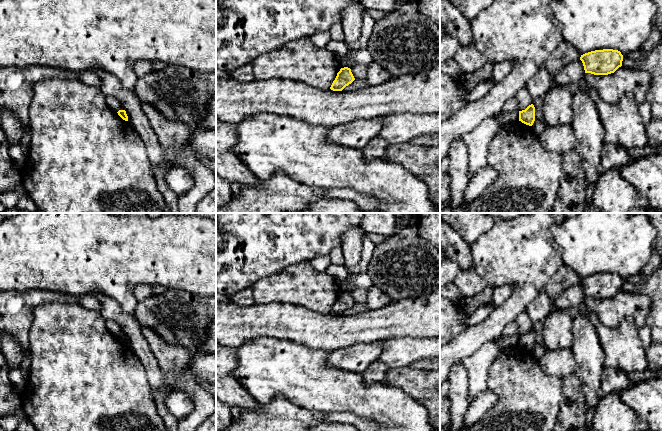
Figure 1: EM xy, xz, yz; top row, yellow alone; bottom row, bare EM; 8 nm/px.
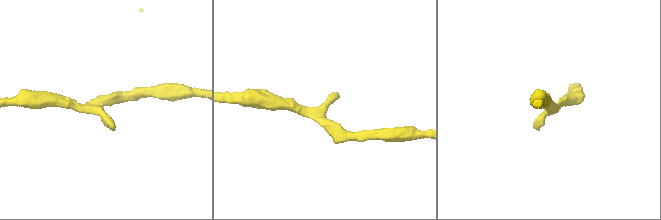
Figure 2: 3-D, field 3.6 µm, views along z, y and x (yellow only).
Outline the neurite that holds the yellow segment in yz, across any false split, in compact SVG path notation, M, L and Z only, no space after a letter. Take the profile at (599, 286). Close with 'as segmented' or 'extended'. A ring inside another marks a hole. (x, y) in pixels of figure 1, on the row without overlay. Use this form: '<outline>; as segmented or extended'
M595 274L581 279L585 297L608 299L622 290L623 279L618 274Z; as segmented

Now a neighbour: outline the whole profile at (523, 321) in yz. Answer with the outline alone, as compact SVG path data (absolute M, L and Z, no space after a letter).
M524 311L518 315L518 317L516 319L516 323L518 326L518 335L525 334L533 326L526 311Z

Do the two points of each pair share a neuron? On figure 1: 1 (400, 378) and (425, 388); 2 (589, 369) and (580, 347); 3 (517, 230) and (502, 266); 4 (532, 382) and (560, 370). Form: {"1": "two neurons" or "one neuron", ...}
{"1": "one neuron", "2": "one neuron", "3": "one neuron", "4": "two neurons"}

